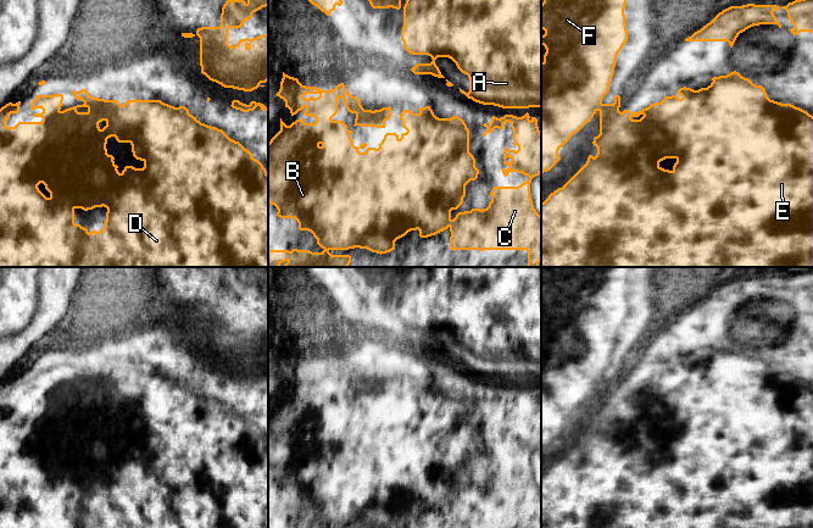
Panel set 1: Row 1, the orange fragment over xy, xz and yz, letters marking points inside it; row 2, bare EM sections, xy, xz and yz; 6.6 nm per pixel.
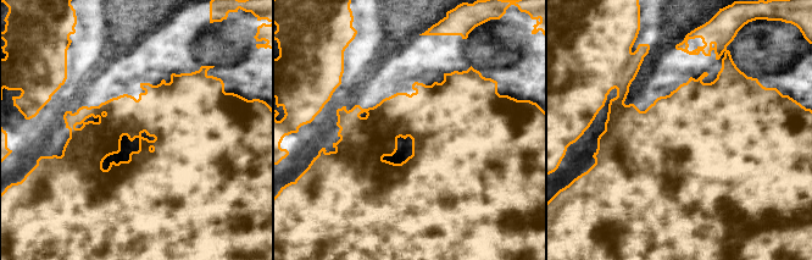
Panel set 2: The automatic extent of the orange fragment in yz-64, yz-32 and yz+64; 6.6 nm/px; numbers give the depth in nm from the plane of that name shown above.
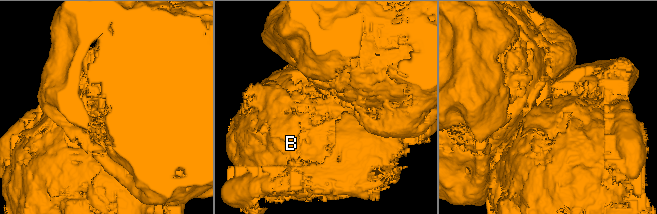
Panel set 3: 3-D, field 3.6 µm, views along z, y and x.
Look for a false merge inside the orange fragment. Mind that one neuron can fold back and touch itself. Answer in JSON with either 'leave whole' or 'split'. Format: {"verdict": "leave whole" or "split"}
{"verdict": "split"}

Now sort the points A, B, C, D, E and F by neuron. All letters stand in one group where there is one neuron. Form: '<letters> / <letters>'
A F / B C D E

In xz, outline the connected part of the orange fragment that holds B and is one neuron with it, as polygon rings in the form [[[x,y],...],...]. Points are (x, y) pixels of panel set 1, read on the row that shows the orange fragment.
[[[283,72],[283,78],[280,82],[280,89],[275,94],[280,99],[285,101],[285,107],[290,110],[291,116],[296,115],[299,111],[301,111],[304,107],[306,111],[304,112],[305,116],[312,116],[316,118],[314,123],[305,123],[301,118],[293,122],[290,126],[286,126],[282,118],[280,118],[280,130],[271,139],[268,143],[268,202],[271,205],[274,205],[278,210],[277,216],[280,218],[295,218],[299,223],[300,230],[308,230],[313,234],[313,237],[317,239],[317,244],[323,249],[322,252],[312,252],[310,250],[297,250],[293,249],[289,250],[268,250],[268,267],[279,267],[282,262],[284,262],[284,267],[347,267],[351,262],[350,255],[332,255],[330,250],[349,250],[349,249],[367,249],[372,252],[377,254],[386,254],[392,250],[395,250],[395,241],[402,237],[405,237],[411,230],[419,230],[421,238],[428,238],[431,235],[435,235],[445,229],[450,229],[451,237],[450,237],[450,250],[527,250],[528,251],[528,266],[527,267],[539,267],[539,262],[541,261],[541,216],[536,212],[533,205],[533,200],[530,198],[530,183],[531,179],[541,173],[541,132],[538,127],[538,120],[535,117],[530,117],[527,112],[522,117],[517,117],[513,115],[505,115],[501,118],[497,118],[495,116],[491,117],[491,122],[488,126],[484,123],[483,126],[486,128],[486,132],[483,134],[485,137],[488,133],[491,133],[495,128],[503,129],[503,124],[506,122],[511,123],[511,127],[513,129],[513,144],[518,146],[518,150],[509,150],[507,148],[503,149],[503,163],[508,166],[507,169],[501,169],[503,176],[507,177],[509,172],[518,172],[524,176],[528,176],[529,179],[524,183],[522,183],[518,187],[494,187],[490,195],[491,201],[489,202],[489,206],[486,209],[472,209],[470,211],[458,212],[456,217],[451,218],[451,211],[457,210],[462,202],[463,198],[466,196],[466,185],[470,180],[475,180],[479,174],[479,169],[475,167],[475,159],[469,151],[462,150],[462,139],[460,137],[460,132],[463,128],[458,128],[456,126],[447,124],[442,118],[439,117],[427,117],[421,116],[418,118],[414,117],[416,113],[413,113],[410,110],[405,110],[400,115],[401,121],[416,121],[416,124],[407,130],[406,133],[402,133],[400,137],[396,133],[386,133],[384,135],[384,139],[379,144],[379,148],[368,148],[366,143],[362,143],[360,148],[353,145],[353,141],[350,137],[352,130],[347,129],[347,126],[343,121],[333,121],[332,118],[338,113],[338,99],[341,98],[345,107],[349,112],[355,113],[355,127],[377,127],[377,128],[385,128],[385,122],[390,120],[391,117],[391,107],[383,107],[380,110],[364,110],[361,105],[361,101],[358,98],[352,96],[350,93],[345,90],[344,83],[338,84],[332,90],[321,90],[316,87],[306,87],[302,85],[297,78],[290,77]]]

